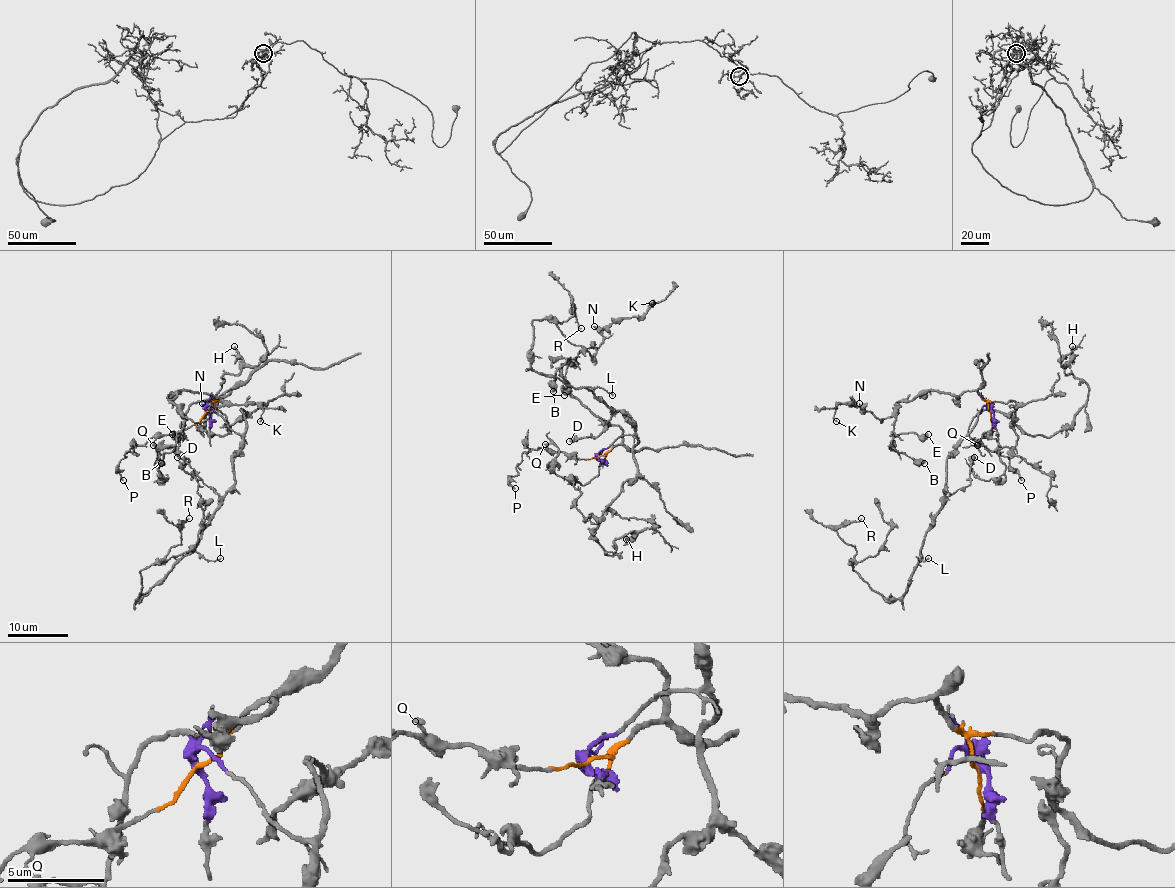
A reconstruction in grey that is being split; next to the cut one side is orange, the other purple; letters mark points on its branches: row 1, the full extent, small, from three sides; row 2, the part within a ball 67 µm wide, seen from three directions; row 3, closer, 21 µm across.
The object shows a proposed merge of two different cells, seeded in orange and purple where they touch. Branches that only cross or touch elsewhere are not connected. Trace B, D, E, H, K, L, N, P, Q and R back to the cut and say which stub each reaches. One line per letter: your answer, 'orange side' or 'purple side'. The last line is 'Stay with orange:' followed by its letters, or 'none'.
B: orange side
D: purple side
E: orange side
H: purple side
K: orange side
L: purple side
N: orange side
P: orange side
Q: orange side
R: purple side
Stay with orange: B, E, K, N, P, Q

